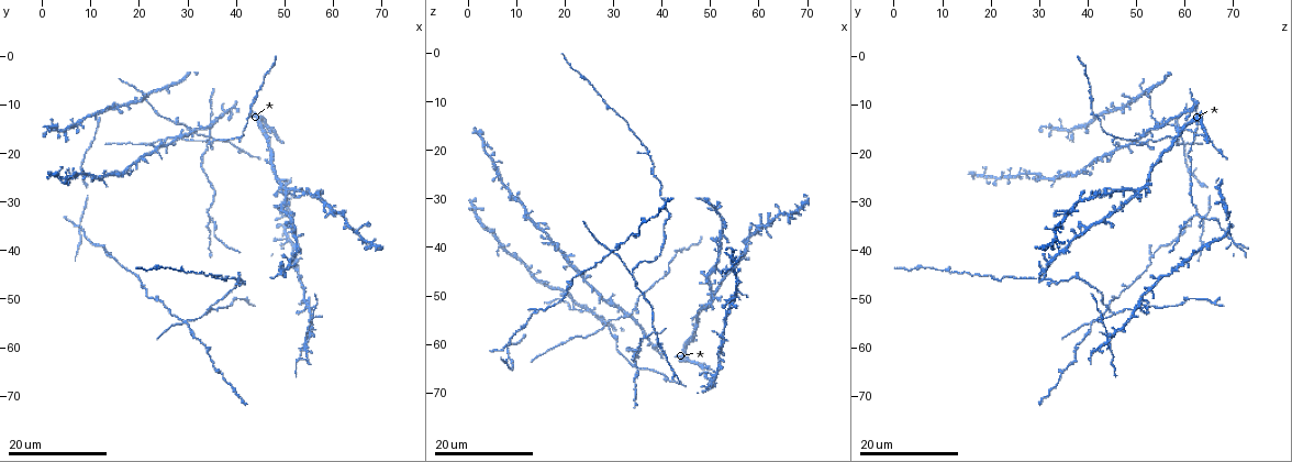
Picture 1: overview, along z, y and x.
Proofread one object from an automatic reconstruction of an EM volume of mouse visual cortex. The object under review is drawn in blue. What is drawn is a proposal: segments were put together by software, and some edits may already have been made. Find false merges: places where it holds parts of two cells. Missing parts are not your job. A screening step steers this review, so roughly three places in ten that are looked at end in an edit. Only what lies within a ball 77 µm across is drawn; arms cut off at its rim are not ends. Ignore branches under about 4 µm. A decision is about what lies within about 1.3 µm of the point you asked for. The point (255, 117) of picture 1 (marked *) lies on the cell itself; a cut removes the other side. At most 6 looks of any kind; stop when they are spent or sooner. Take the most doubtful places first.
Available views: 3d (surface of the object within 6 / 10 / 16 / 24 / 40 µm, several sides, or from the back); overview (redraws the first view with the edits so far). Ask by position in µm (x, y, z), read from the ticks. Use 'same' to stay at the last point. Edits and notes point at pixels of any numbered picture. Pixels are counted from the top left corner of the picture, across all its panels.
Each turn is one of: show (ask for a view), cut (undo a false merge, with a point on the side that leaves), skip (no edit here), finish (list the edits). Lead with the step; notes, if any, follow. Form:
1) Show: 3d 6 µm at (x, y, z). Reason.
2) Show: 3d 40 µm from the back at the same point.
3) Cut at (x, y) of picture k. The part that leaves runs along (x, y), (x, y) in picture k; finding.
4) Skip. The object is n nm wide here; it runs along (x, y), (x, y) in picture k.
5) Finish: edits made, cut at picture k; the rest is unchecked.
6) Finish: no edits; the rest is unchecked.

Show: 3d 24 µm at (30.0, 55.0, 41.0). Four or more arms meet.

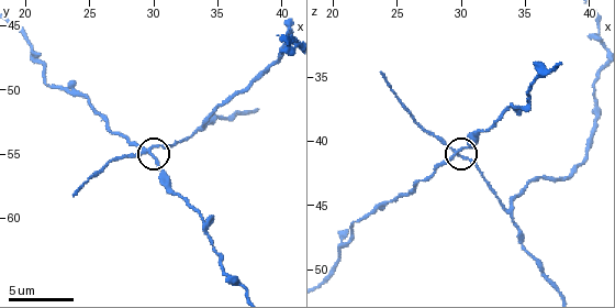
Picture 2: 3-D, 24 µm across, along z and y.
Show: 3d 10 µm at (29.8, 55.2, 40.6).

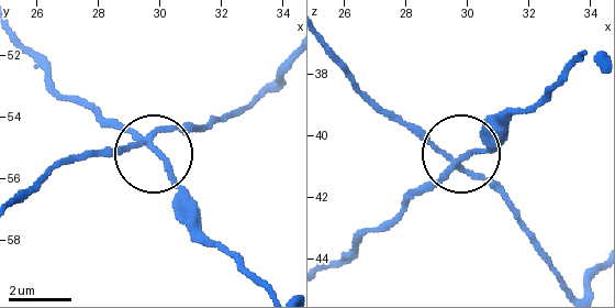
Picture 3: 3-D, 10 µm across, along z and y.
Cut at (168, 178) of picture 3. 4 arms meet here; the part that leaves runs along (144, 141), (59, 90), (20, 39) in picture 3; two cells meet here.

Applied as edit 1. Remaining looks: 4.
Show: 3d 24 µm at (31.5, 17.0, 54.5). Side arm on a straight run.

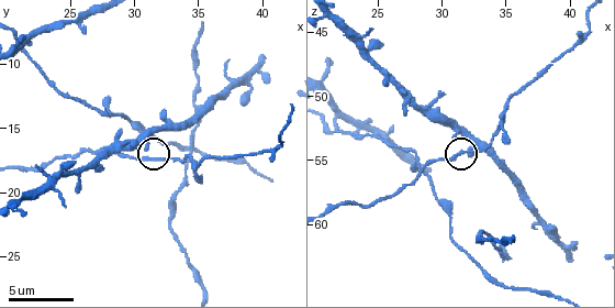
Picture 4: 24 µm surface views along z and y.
Show: 3d 10 µm at (31.6, 17.4, 54.6). Closer look.

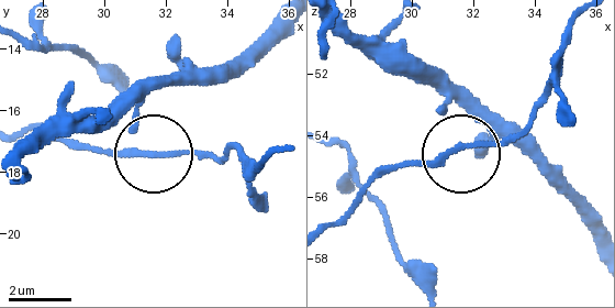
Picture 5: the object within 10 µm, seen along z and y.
Skip. The object is 150 nm wide here; all the same cell.

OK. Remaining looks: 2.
Show: 3d 16 µm at (33.8, 53.0, 45.6). Three arms meet.

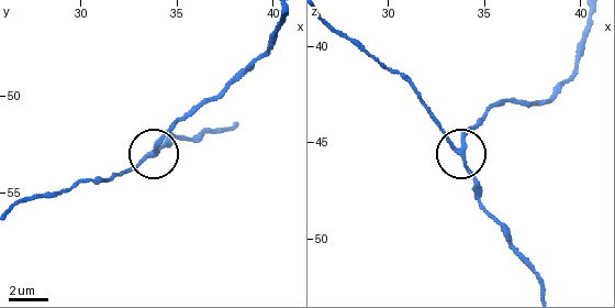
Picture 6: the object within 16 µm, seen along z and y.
Skip. 3 arms meet here; it runs along (591, 18), (547, 99), (498, 102), (461, 152), (431, 118) in picture 6; all the same cell.

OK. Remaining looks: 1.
Finish: edits made, cut at picture 3; the rest is unchecked.

